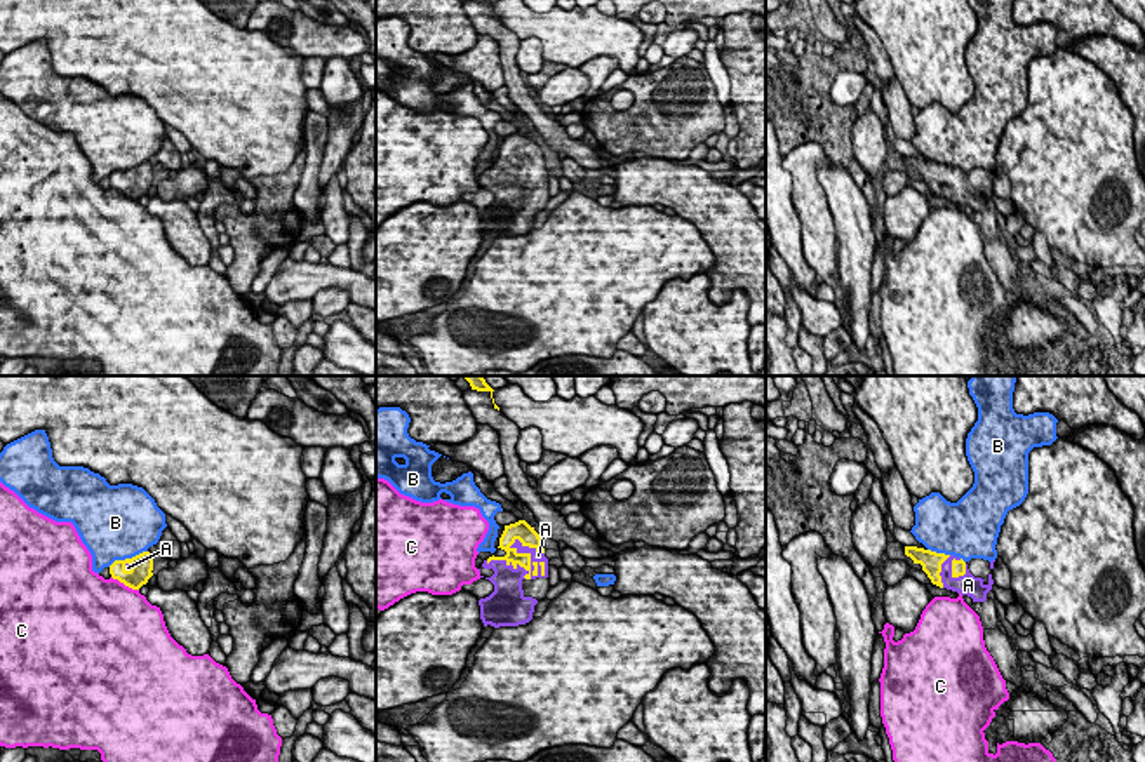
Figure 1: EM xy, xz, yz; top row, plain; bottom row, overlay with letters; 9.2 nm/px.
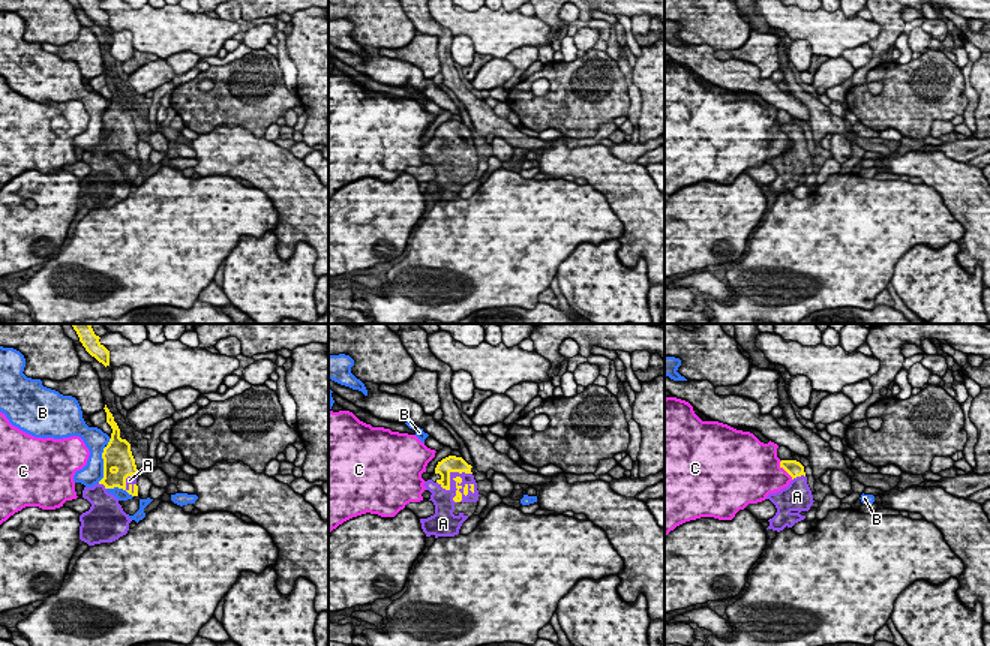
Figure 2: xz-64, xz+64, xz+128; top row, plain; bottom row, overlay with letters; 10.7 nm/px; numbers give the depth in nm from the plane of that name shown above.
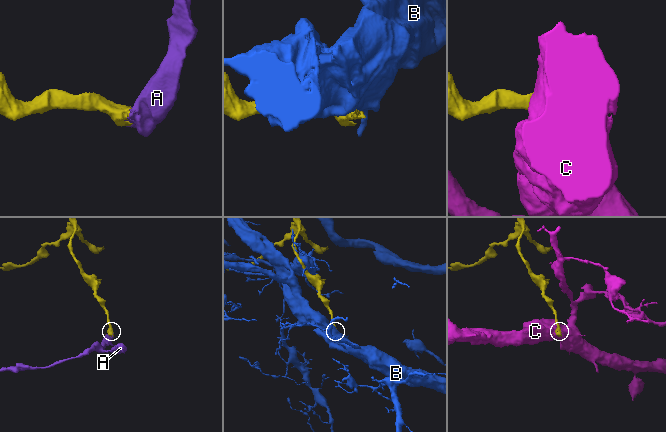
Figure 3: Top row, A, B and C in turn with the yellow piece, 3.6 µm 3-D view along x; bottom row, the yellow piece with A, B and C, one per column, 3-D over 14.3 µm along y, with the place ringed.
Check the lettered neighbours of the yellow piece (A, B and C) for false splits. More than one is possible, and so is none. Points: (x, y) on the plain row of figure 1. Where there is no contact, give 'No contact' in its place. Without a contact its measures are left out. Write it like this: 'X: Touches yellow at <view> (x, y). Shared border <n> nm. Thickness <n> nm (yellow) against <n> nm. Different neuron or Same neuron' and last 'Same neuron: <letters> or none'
A: Touches yellow at xz (515, 176). Shared border 550 nm. Thickness 130 nm (yellow) against 100 nm. Same neuron
B: Touches yellow at xy (127, 169). Shared border 400 nm. Thickness 200 nm (yellow) against 480 nm. Different neuron
C: Touches yellow at xy (126, 195). Shared border 280 nm. Thickness 200 nm (yellow) against 500 nm. Different neuron
Same neuron: A

